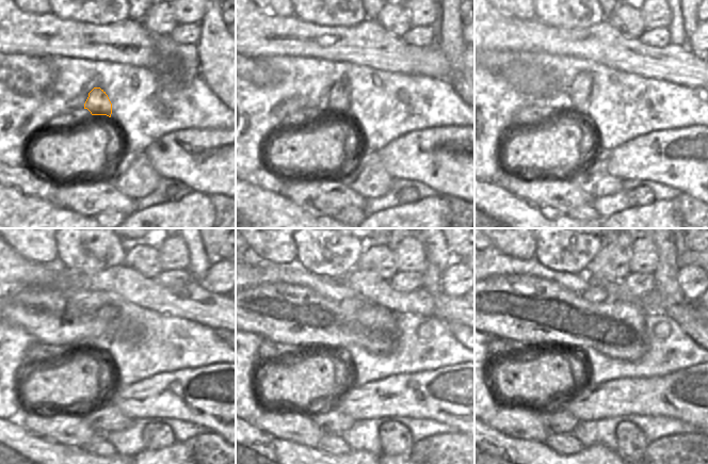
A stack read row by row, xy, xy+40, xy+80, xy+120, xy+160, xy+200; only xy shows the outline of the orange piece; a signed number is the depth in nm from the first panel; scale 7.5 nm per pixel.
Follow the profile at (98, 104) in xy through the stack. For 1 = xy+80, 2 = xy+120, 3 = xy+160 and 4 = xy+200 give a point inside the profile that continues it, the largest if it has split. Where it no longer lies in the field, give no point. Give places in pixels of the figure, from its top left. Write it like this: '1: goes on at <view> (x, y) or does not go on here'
1: goes on at xy+80 (579, 91)
2: goes on at xy+120 (108, 313)
3: goes on at xy+160 (350, 305)
4: goes on at xy+200 (595, 292)

